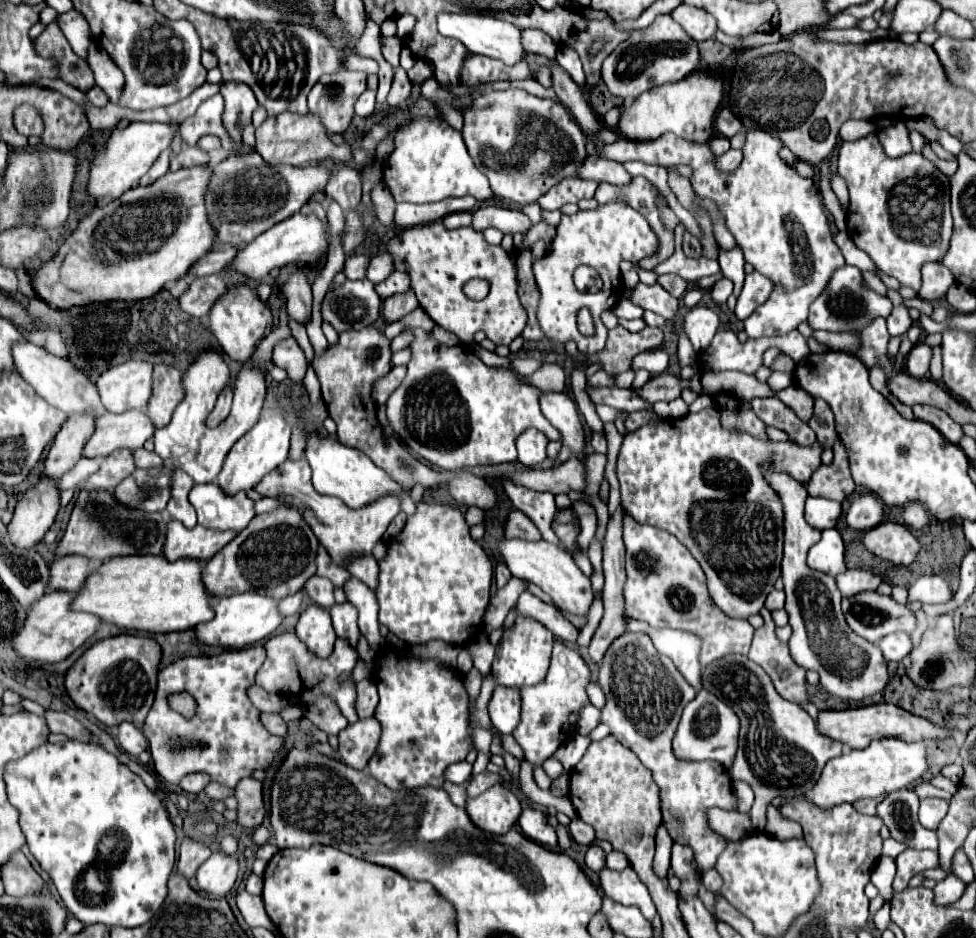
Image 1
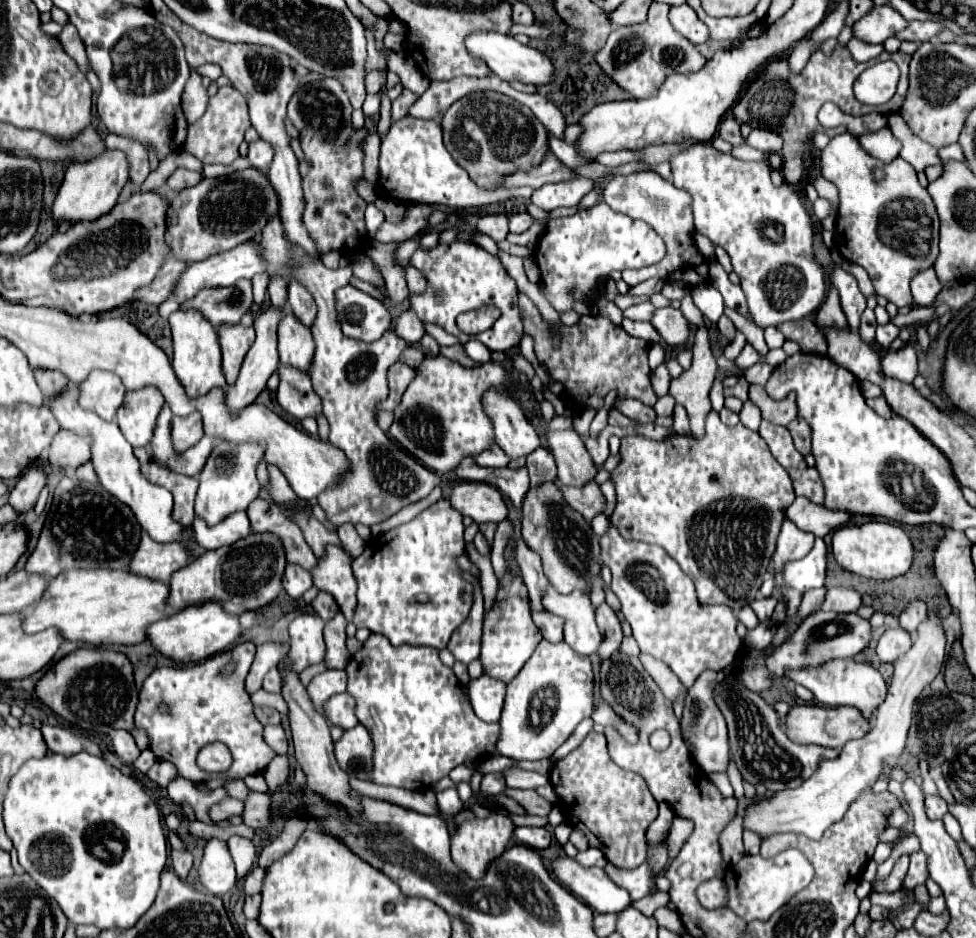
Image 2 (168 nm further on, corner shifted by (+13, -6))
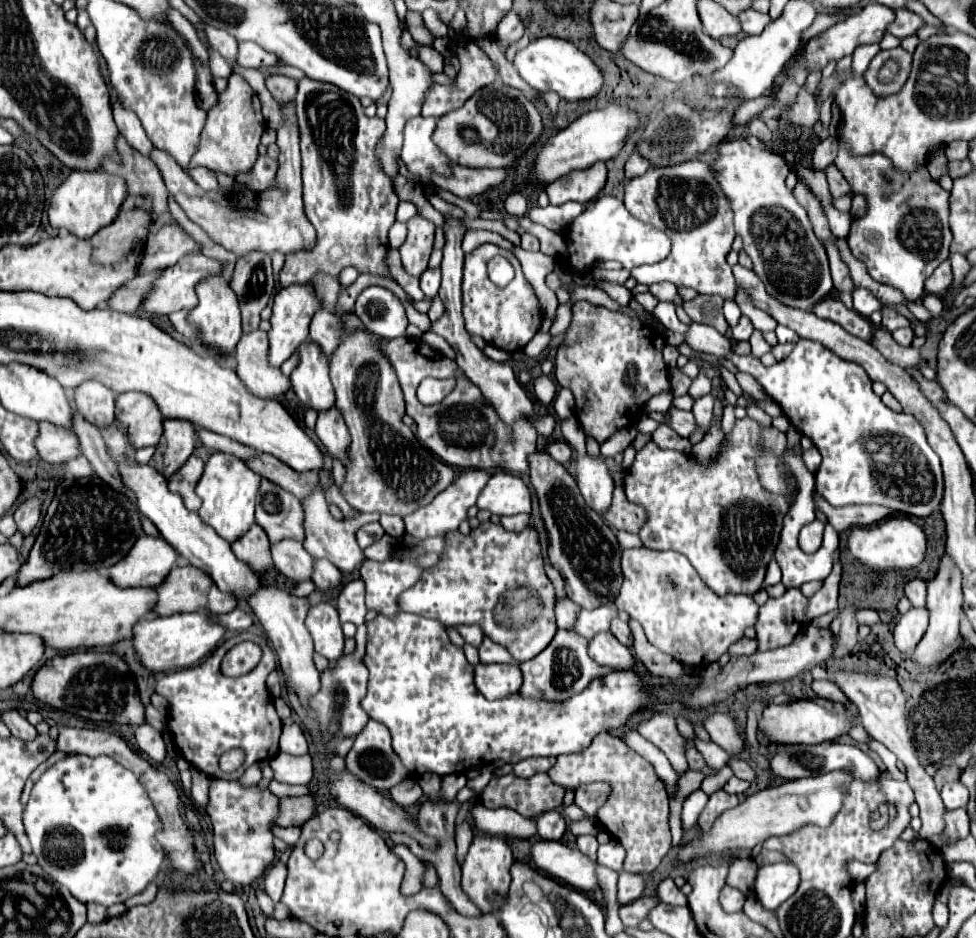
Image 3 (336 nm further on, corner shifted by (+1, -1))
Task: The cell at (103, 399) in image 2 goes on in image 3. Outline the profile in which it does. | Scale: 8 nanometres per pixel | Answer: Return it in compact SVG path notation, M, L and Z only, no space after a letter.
M85 381L75 389L75 405L97 427L115 421L115 393L99 381Z

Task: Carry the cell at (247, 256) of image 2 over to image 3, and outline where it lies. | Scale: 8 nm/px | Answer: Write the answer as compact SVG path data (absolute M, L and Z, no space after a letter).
M195 253L195 255L189 255L189 257L183 257L181 261L177 261L173 267L167 267L163 271L163 275L157 279L157 285L153 285L149 297L145 297L143 301L143 311L147 315L169 315L173 311L191 311L197 307L197 293L195 293L195 287L199 281L207 279L207 277L213 277L213 275L223 275L223 269L225 265L213 257L205 257L201 253Z

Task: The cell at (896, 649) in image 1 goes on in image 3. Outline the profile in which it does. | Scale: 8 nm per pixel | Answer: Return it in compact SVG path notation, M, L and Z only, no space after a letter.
M911 607L911 611L907 611L905 615L901 615L893 631L895 647L903 653L915 649L927 631L927 619L929 619L927 609L915 609L915 607Z

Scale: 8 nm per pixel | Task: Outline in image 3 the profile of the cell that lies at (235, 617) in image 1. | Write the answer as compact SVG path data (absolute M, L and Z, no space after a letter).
M211 611L175 613L169 617L145 617L133 627L133 645L141 663L151 671L191 667L215 651L225 631L227 629L217 621Z

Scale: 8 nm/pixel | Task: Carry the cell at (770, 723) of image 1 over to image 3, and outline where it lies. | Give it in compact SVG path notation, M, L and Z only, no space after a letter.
M771 743L767 749L767 755L771 757L773 773L787 781L801 779L801 777L813 777L813 775L821 775L821 773L829 773L833 769L845 769L845 767L851 767L855 771L855 779L861 779L861 781L875 781L879 777L879 769L877 769L875 761L855 745L843 745L843 743L779 745L779 743Z

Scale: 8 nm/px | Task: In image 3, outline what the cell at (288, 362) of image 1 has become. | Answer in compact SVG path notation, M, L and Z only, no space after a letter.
M335 405L325 409L325 411L319 411L315 433L333 457L339 457L341 461L345 461L345 449L349 445L349 433L347 433L345 421L341 417L341 411Z

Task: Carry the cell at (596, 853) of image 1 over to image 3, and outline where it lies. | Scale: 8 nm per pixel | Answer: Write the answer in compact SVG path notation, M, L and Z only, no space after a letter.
M609 841L605 845L599 845L597 851L597 863L603 867L609 867L613 871L619 871L623 867L623 859L625 859L625 849L617 843L617 841Z

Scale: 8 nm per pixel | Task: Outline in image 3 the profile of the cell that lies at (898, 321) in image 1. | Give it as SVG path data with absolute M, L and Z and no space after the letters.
M911 327L895 329L891 335L893 335L893 339L895 339L899 345L903 345L903 347L911 345L911 341L913 341L913 329L911 329Z

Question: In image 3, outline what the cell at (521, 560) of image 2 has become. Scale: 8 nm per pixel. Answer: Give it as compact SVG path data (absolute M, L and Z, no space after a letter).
M569 597L555 599L555 617L559 629L569 629L569 625L573 625L573 621L577 619L577 613L579 613L579 605L575 605Z

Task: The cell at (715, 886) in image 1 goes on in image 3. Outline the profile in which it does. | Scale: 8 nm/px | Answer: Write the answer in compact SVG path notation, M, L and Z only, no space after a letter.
M725 885L725 887L721 889L719 901L721 901L721 905L723 905L725 911L735 913L735 911L741 911L741 909L743 909L745 895L743 895L739 889L735 889L735 887L731 887L731 885Z

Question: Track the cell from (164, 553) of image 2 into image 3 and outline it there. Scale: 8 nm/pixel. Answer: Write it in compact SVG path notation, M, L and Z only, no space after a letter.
M141 535L129 557L109 569L109 577L121 587L159 587L177 559L177 551L163 537Z

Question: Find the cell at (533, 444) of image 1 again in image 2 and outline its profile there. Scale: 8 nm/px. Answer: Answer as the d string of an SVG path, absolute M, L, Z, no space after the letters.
M489 390L483 398L485 414L493 418L495 442L515 460L519 456L527 456L535 448L541 446L541 440L523 414L523 410L509 398L509 394L501 394L501 390Z

